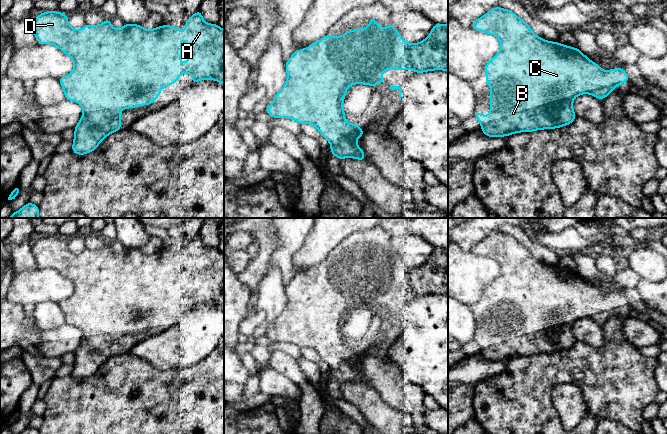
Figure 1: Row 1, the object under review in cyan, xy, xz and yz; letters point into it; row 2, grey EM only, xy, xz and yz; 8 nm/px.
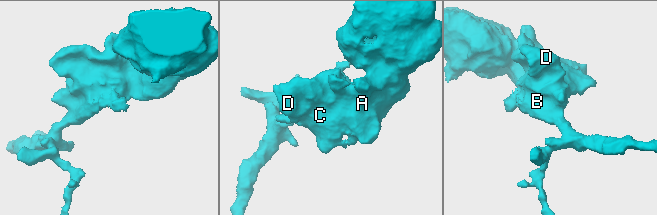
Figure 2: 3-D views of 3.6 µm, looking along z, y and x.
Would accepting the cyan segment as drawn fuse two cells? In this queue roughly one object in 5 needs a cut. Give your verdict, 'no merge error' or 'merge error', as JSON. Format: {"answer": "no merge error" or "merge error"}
{"answer": "no merge error"}

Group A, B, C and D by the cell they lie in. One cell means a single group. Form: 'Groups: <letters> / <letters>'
Groups: A B C D

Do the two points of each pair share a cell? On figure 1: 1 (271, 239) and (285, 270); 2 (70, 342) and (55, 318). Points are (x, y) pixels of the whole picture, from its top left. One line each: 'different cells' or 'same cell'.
1: different cells
2: different cells

